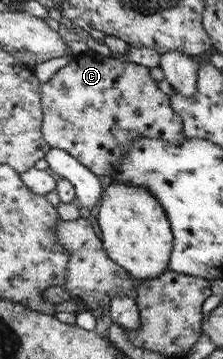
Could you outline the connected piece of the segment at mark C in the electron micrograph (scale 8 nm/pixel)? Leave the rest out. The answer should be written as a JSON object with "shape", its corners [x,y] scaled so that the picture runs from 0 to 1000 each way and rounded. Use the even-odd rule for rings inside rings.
{"shape":[[[399,139],[377,153],[327,159],[309,178],[274,189],[184,251],[184,298],[193,298],[197,384],[242,415],[274,415],[309,435],[336,435],[381,465],[435,487],[498,487],[516,465],[547,457],[561,432],[592,418],[596,398],[632,384],[735,387],[803,404],[821,396],[825,345],[807,318],[767,295],[753,265],[713,251],[677,217],[668,189],[516,164],[462,159]]]}

